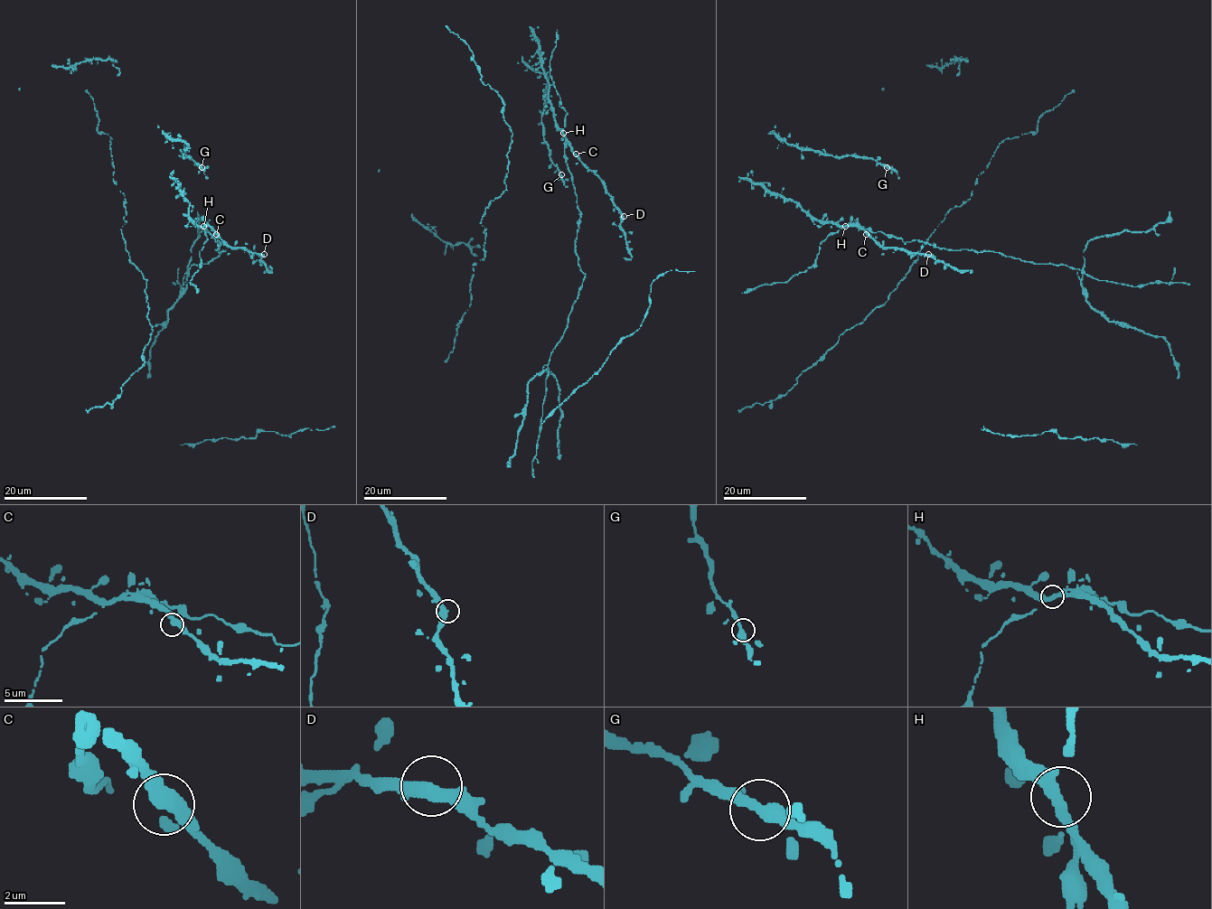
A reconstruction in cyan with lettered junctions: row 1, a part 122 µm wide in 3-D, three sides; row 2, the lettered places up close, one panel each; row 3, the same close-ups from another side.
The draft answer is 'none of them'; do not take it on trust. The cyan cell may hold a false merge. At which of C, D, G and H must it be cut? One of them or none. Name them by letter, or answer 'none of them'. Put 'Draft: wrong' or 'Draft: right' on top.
Draft: wrong
H

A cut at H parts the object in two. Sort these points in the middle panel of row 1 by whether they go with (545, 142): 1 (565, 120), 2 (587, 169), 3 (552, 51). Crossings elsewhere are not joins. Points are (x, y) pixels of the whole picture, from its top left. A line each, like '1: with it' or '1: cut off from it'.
1: cut off from it
2: with it
3: cut off from it

